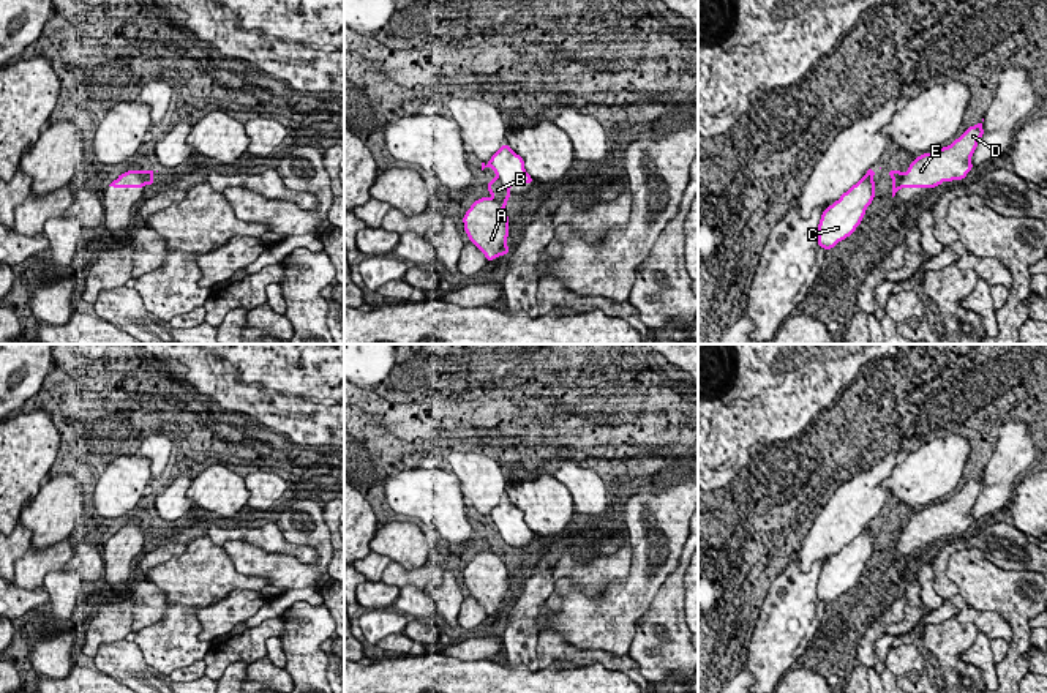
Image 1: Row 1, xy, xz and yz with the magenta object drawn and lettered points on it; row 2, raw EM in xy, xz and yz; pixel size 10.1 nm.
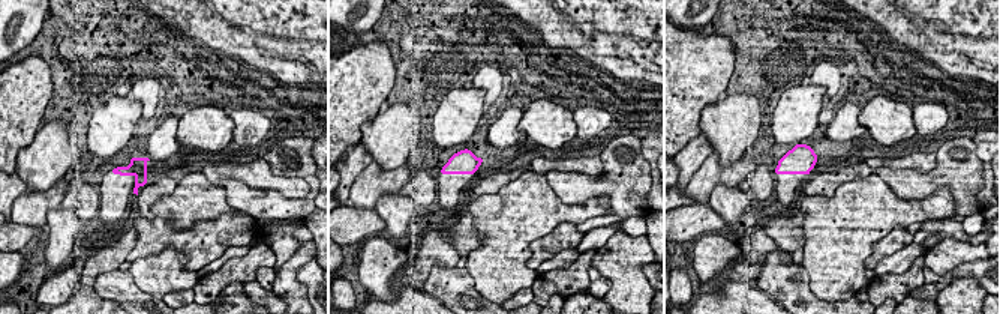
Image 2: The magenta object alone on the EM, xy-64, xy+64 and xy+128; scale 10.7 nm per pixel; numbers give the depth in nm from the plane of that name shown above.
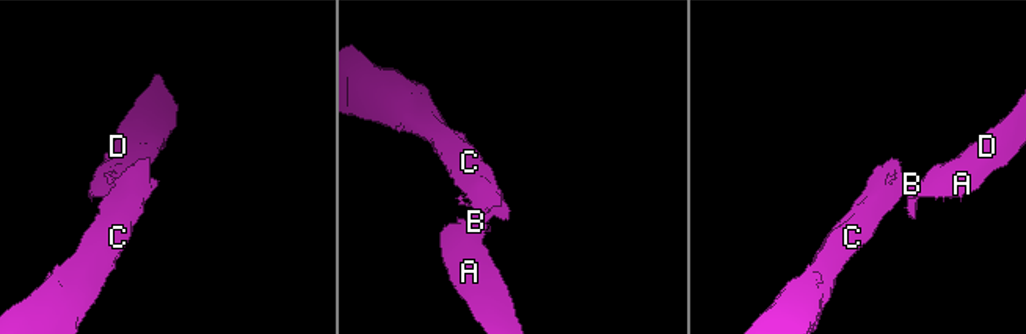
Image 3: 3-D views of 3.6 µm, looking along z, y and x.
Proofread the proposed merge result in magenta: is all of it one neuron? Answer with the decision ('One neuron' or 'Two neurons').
Two neurons

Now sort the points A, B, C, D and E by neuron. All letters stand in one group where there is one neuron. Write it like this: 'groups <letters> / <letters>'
groups A D E / B C

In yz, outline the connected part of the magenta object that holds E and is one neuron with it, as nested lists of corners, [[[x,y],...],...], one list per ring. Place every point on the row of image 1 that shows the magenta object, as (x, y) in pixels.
[[[984,118],[968,126],[951,145],[922,153],[908,167],[899,189],[902,188],[936,188],[943,182],[962,180],[973,169],[971,156],[984,136]]]

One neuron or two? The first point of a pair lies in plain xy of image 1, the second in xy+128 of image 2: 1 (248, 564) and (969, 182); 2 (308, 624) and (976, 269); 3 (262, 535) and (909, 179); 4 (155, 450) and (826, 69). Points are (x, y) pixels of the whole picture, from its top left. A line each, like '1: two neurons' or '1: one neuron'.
1: one neuron
2: two neurons
3: two neurons
4: one neuron

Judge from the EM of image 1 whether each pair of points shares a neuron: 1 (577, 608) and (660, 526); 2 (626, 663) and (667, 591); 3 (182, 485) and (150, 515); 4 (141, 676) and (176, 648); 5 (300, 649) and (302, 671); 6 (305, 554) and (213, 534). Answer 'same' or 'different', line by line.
1: same
2: different
3: same
4: different
5: same
6: same

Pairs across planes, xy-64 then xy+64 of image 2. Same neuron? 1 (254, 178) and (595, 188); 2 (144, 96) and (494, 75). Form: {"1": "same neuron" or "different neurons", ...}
{"1": "different neurons", "2": "same neuron"}

